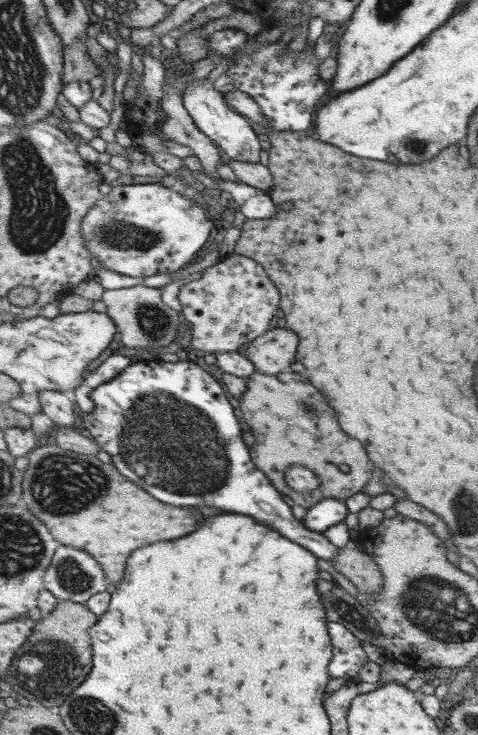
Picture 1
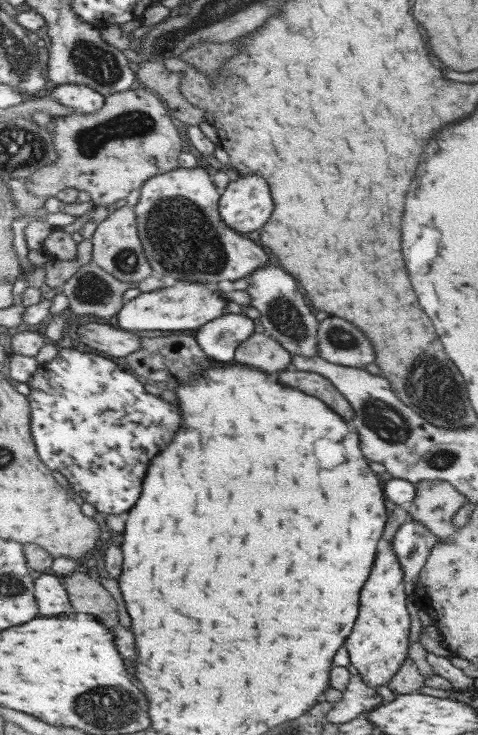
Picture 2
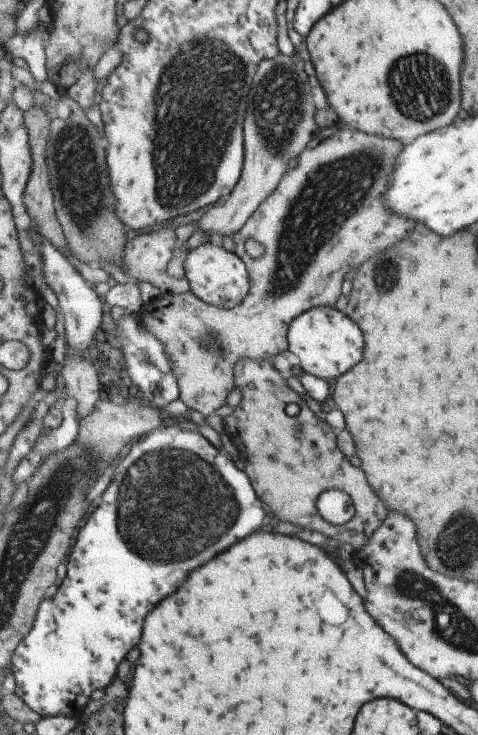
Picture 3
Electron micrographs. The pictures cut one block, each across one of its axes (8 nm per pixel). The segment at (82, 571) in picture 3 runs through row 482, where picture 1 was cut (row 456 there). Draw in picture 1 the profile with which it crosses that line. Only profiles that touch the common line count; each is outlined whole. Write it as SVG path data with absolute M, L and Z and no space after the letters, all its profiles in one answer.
M158 359L138 360L129 365L113 380L98 386L91 393L94 409L80 412L82 427L90 433L98 446L113 456L115 466L123 476L135 480L141 488L147 488L157 500L173 506L213 506L227 512L249 514L261 522L269 522L283 536L302 544L309 552L322 560L334 560L340 553L335 544L323 533L309 530L303 521L291 512L291 506L283 500L283 494L271 484L271 480L255 466L249 446L243 438L243 426L229 402L221 392L223 385L208 369L189 361L164 362Z

